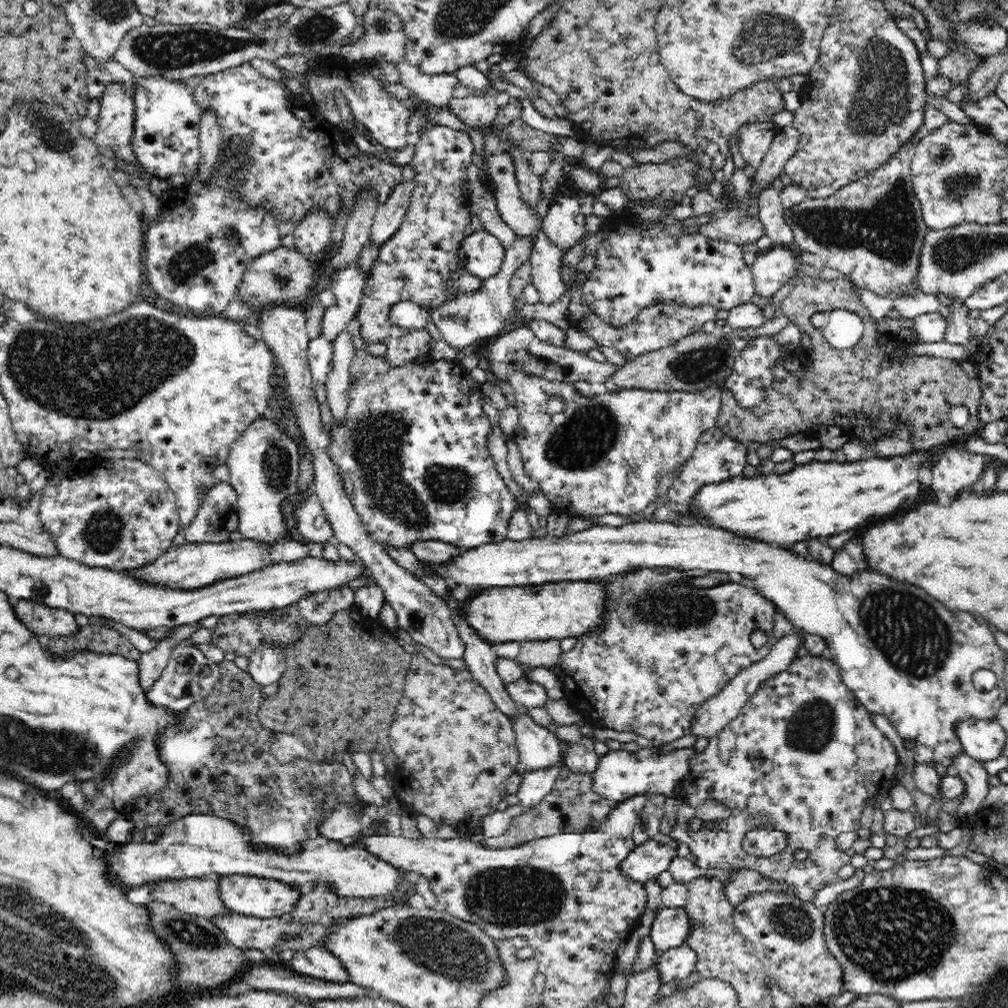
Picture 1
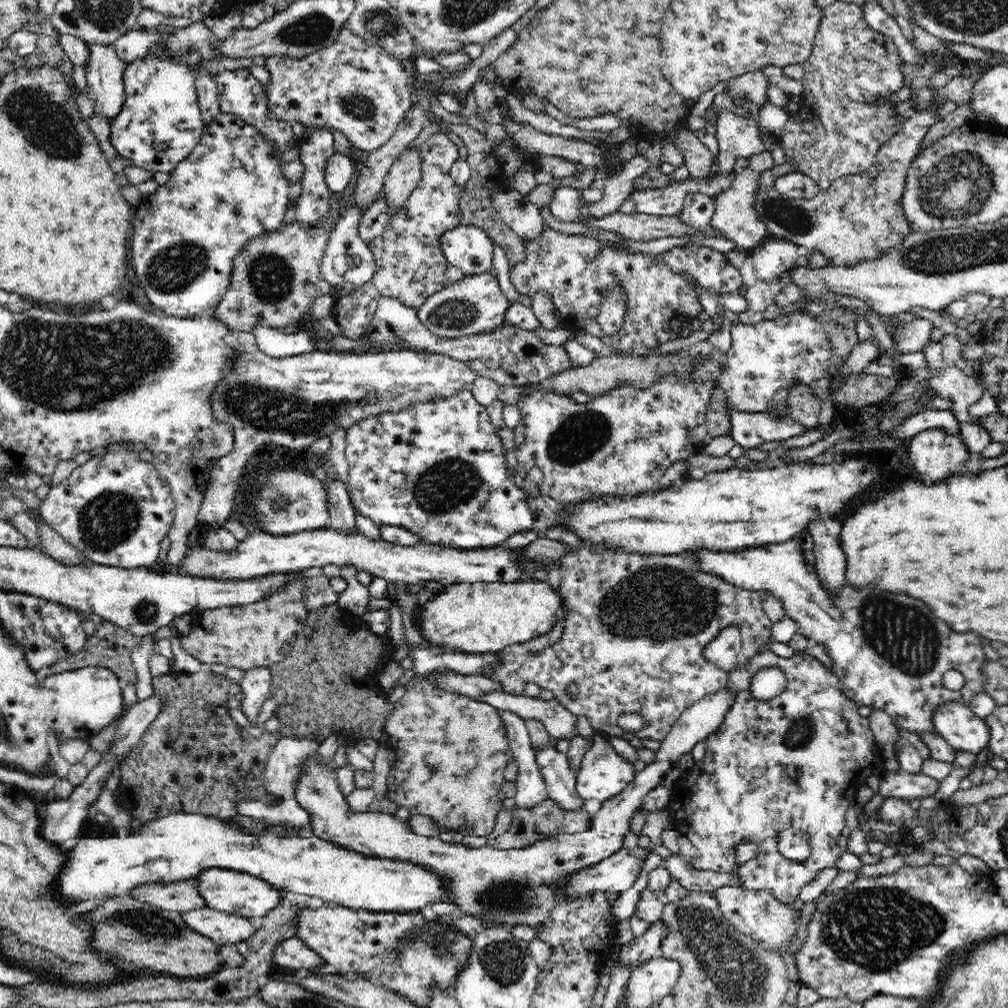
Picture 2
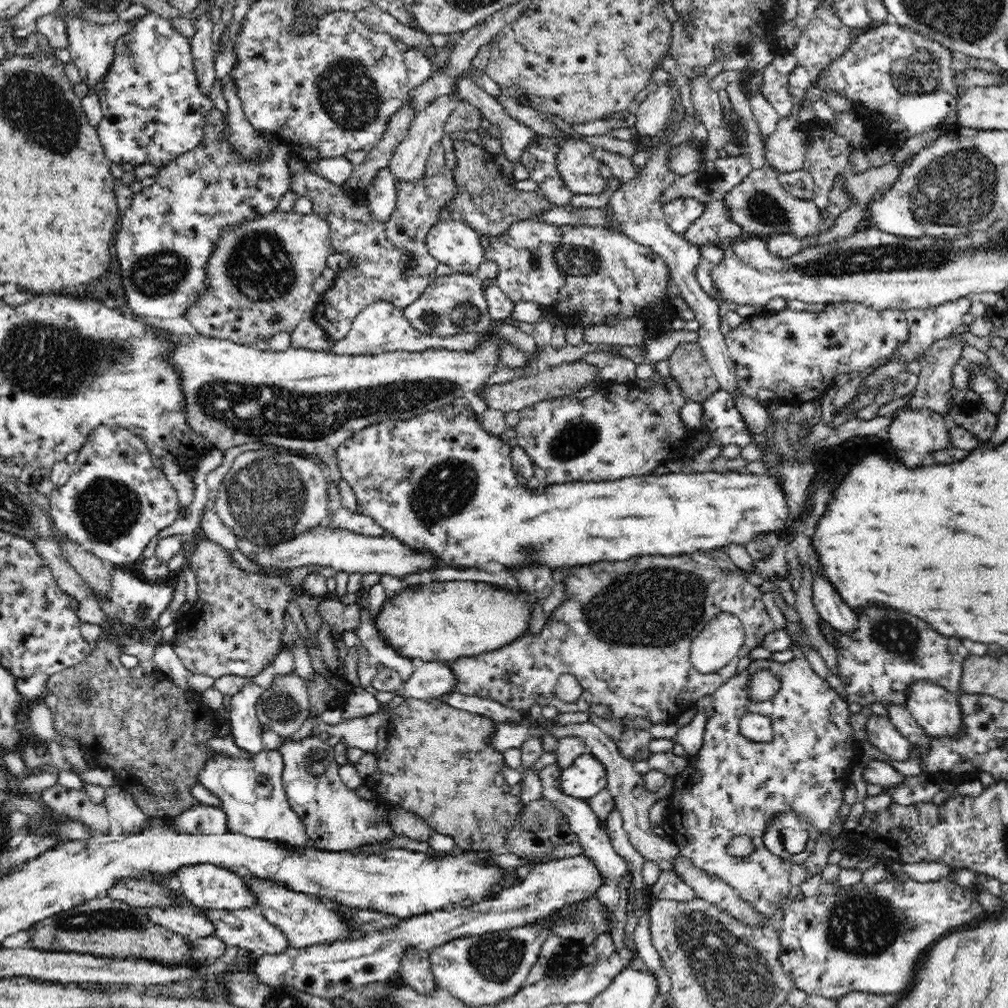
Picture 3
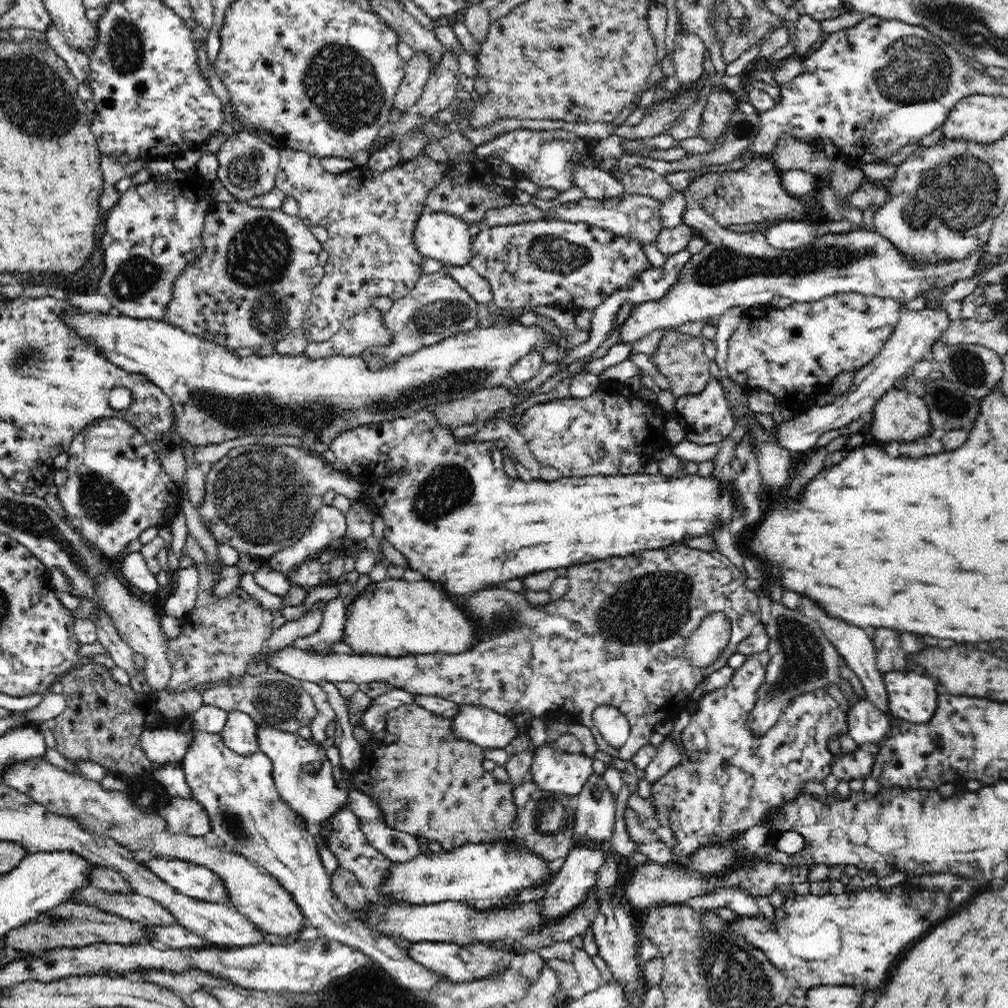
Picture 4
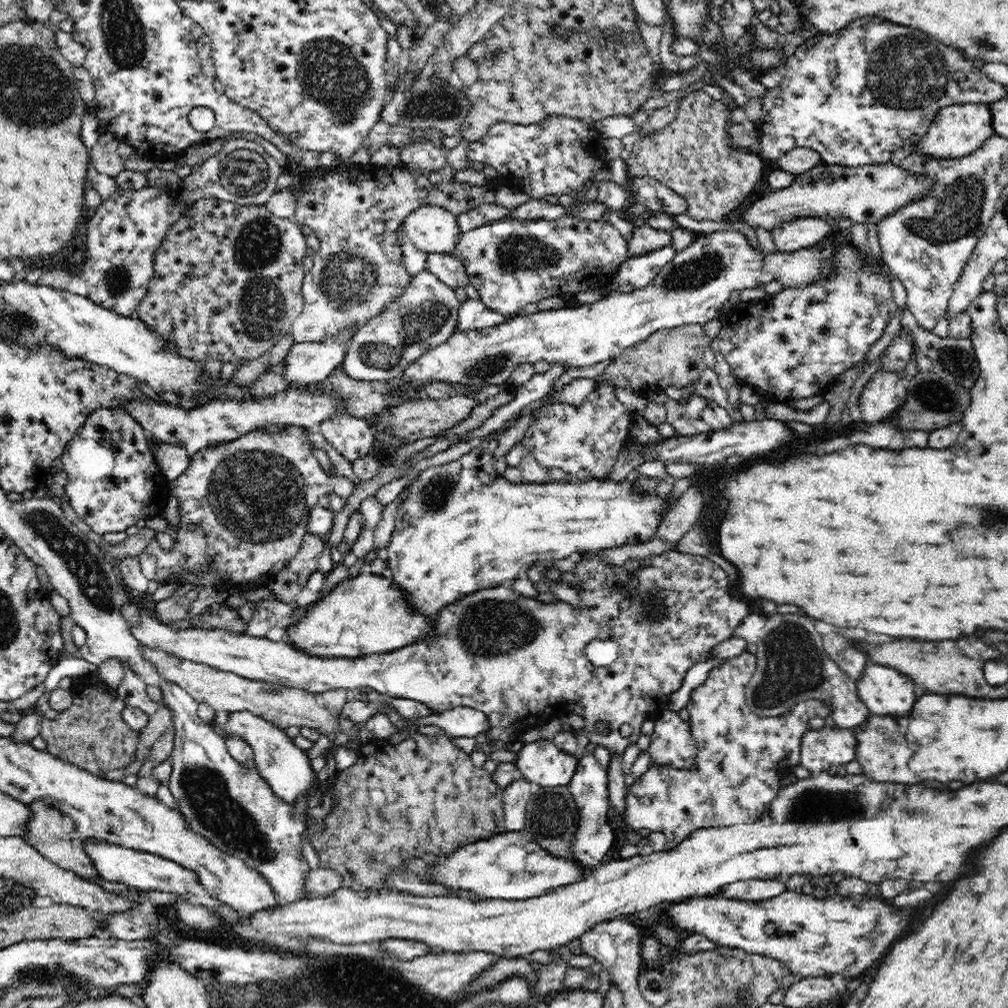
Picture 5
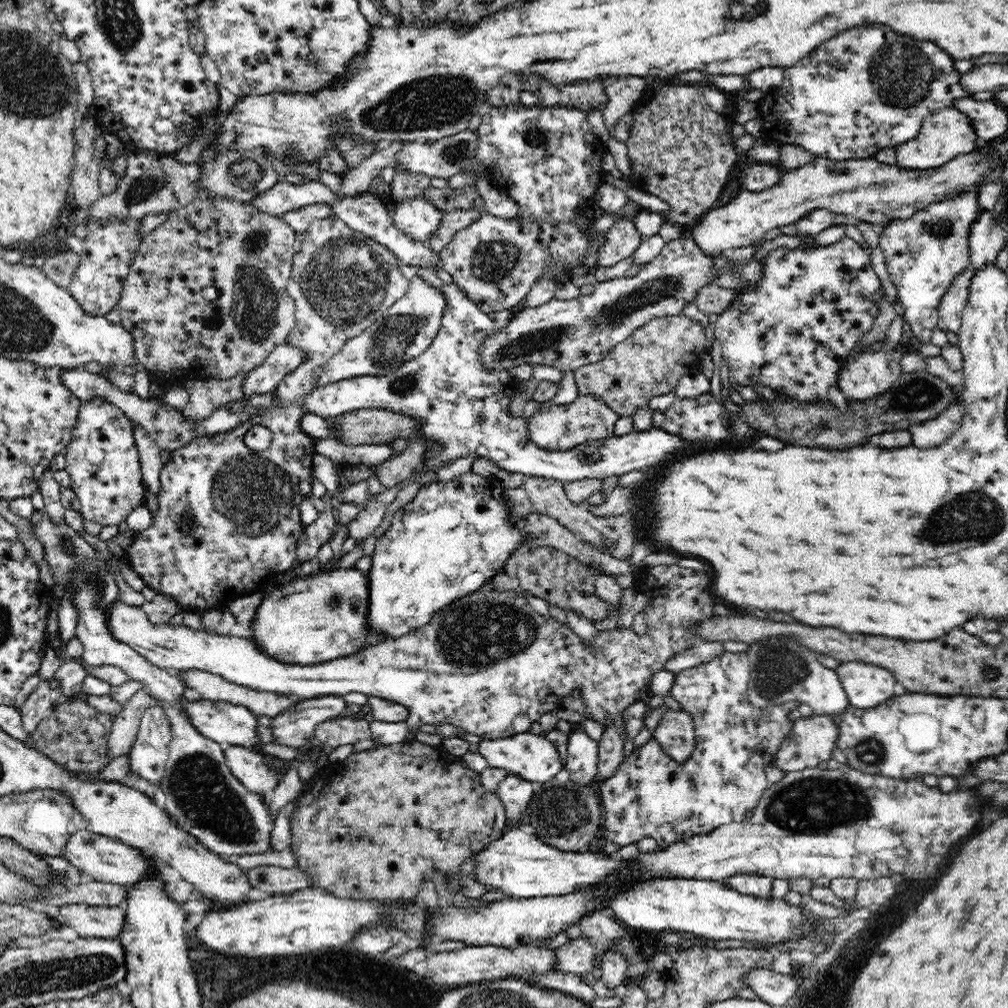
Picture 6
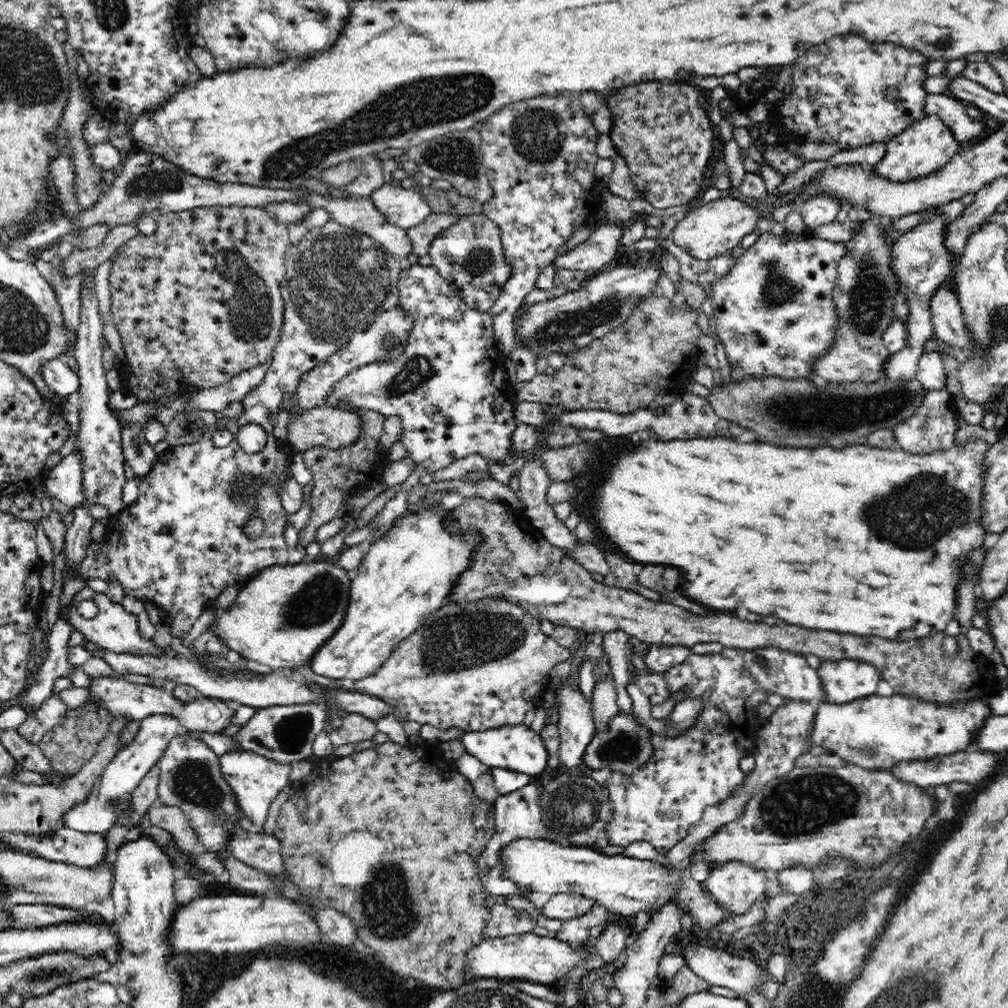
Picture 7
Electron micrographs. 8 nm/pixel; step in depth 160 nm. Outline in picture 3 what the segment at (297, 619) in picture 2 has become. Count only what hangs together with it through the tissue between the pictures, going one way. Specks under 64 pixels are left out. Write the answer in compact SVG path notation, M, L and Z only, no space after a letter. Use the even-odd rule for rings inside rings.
M200 538L196 548L189 553L189 567L197 578L199 597L192 605L186 604L184 610L177 612L175 619L176 634L172 640L176 655L184 667L197 674L206 674L214 678L234 674L250 679L264 669L273 666L274 660L286 648L286 612L290 602L303 594L301 586L306 576L322 570L323 566L298 566L294 570L280 574L260 574L239 568L232 557L221 545Z

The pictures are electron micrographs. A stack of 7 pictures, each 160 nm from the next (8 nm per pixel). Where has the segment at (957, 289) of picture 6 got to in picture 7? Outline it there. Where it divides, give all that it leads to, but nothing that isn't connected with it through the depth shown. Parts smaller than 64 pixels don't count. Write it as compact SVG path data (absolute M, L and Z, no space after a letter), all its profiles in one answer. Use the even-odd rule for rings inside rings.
M953 285L940 290L930 302L934 334L951 348L970 348L966 323Z

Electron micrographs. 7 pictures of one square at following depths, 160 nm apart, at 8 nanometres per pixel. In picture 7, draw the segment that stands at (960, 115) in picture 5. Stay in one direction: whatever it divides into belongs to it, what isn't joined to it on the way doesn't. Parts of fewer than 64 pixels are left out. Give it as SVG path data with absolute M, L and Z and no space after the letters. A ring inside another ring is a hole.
M926 116L916 121L904 132L890 139L885 145L886 154L884 154L884 158L874 166L874 171L878 172L878 175L882 175L884 179L890 179L890 181L896 179L898 182L909 182L912 179L920 179L941 170L942 166L950 162L961 148L960 142L954 138L950 128L937 116Z

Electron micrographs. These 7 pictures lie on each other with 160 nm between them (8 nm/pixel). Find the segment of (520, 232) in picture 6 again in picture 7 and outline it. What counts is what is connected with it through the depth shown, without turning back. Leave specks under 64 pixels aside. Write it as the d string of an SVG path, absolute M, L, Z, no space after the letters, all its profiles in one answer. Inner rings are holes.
M482 213L475 215L466 215L459 217L458 222L454 226L440 232L429 246L427 254L432 258L432 265L446 279L446 282L453 288L455 294L466 302L469 308L486 312L494 306L501 297L504 290L505 282L513 276L512 266L509 266L508 256L504 251L504 243L502 242L501 228L494 223L492 219L486 217Z

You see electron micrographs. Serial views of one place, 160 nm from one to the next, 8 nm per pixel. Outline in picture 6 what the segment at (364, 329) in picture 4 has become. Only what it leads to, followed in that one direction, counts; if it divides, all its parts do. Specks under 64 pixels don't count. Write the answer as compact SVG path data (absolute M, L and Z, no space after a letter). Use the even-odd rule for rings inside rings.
M288 342L276 345L262 364L247 372L242 381L242 392L245 396L268 394L281 384L283 378L296 372L309 354Z

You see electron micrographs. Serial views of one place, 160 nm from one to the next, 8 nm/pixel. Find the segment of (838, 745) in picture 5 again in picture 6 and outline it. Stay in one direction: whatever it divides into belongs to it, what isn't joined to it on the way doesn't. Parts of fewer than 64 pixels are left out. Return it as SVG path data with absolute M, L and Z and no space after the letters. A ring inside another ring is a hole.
M814 713L812 716L806 716L806 718L798 718L793 722L788 736L785 736L780 743L773 765L785 773L816 768L818 764L830 759L832 750L837 747L836 739L838 735L839 730L829 716L819 716Z

